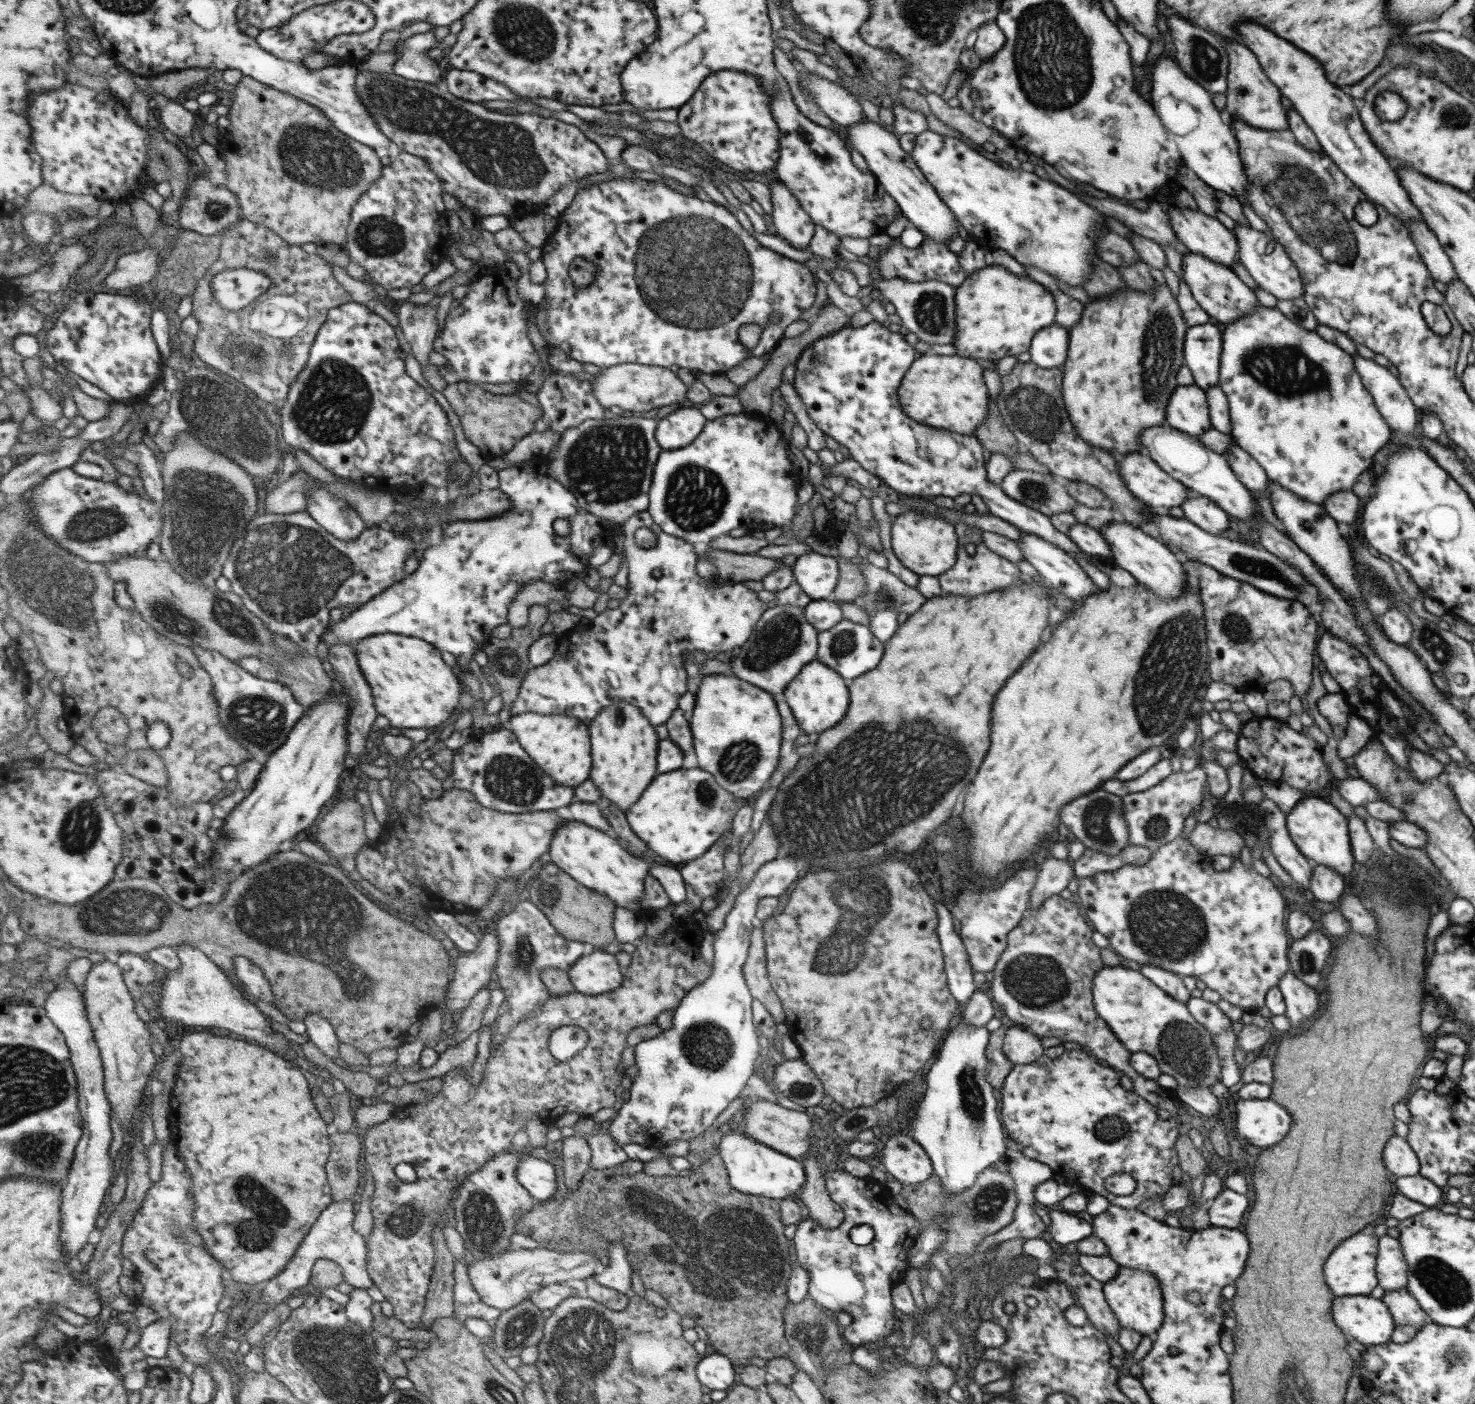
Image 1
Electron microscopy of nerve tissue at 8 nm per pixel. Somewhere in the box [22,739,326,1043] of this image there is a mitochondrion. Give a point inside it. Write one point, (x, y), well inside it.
(132, 913)

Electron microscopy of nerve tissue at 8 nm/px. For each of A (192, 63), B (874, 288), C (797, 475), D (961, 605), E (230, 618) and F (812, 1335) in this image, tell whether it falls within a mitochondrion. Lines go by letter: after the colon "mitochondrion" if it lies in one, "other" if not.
A: other
B: other
C: other
D: other
E: mitochondrion
F: mitochondrion

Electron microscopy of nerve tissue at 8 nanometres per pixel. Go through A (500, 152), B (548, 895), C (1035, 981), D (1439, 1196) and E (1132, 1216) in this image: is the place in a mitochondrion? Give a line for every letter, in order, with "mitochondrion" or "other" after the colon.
A: mitochondrion
B: mitochondrion
C: mitochondrion
D: other
E: other

